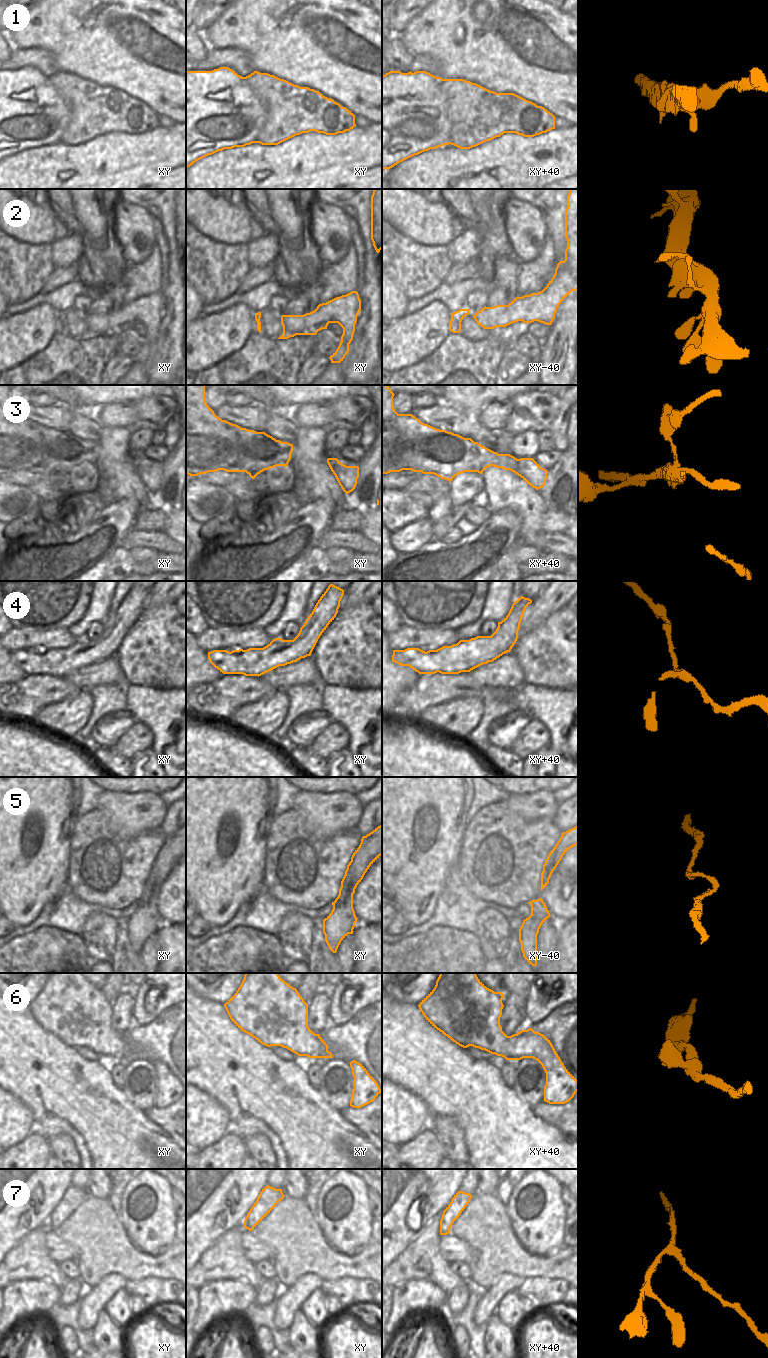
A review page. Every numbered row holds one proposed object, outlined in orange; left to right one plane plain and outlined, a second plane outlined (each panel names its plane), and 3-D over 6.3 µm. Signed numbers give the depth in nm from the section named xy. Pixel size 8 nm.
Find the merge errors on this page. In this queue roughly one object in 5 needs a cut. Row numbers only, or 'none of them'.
1, 3

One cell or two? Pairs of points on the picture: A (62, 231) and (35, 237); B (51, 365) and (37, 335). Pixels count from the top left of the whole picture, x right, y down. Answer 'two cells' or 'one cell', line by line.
A: two cells
B: two cells

